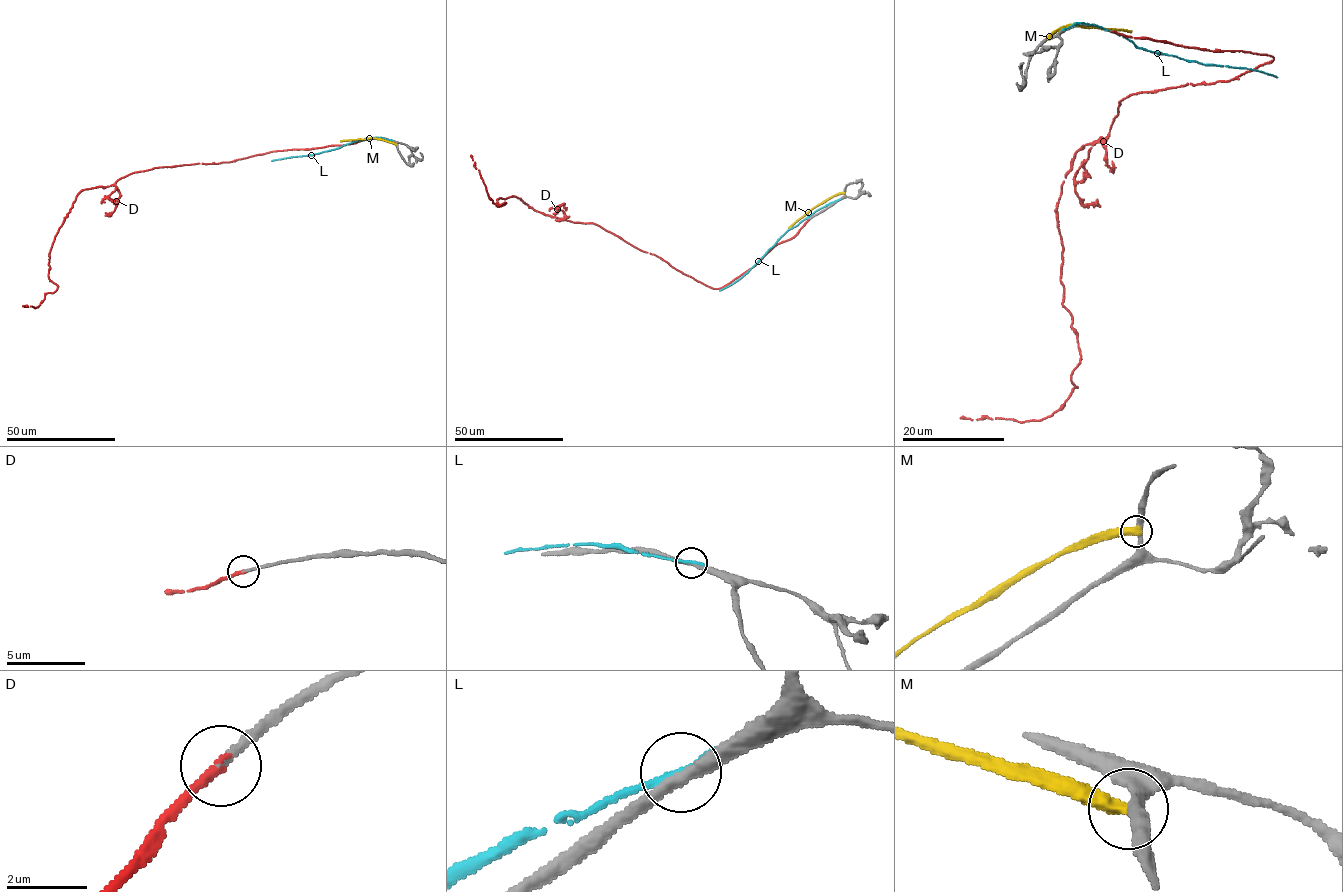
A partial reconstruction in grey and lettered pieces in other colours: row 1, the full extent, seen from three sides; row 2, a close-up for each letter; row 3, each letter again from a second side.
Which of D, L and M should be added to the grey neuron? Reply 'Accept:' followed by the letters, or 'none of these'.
Accept: D

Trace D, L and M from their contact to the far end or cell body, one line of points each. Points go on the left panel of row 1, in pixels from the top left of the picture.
D: (360, 141), (155, 167), (82, 190), (50, 250), (48, 276), (58, 288), (38, 307), (22, 306)
L: (390, 140), (365, 138), (314, 155), (271, 161)
M: (396, 144), (375, 138), (340, 141)

